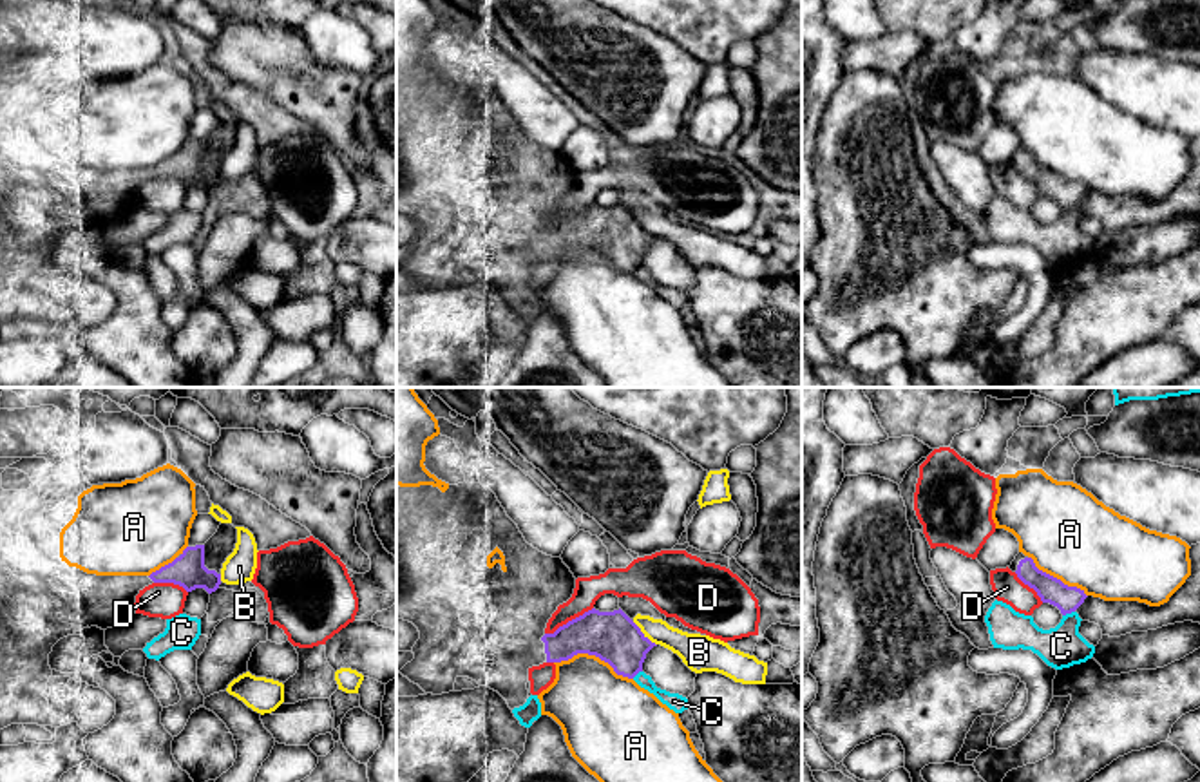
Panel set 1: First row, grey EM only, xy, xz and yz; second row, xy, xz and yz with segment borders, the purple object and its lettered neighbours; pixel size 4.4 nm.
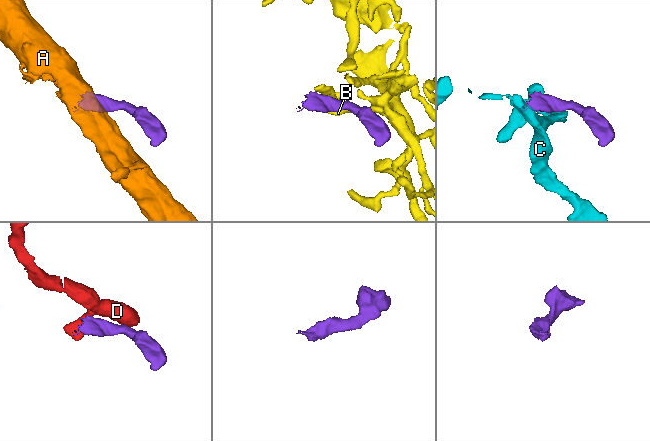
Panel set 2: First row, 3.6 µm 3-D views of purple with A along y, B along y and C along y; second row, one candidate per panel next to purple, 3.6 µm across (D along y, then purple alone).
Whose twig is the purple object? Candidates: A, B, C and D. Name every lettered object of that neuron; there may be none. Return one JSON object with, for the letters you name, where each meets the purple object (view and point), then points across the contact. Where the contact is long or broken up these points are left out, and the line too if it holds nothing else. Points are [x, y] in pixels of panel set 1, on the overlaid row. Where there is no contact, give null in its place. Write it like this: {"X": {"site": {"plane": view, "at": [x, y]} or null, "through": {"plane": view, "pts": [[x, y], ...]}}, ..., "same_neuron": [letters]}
{"same_neuron": []}

